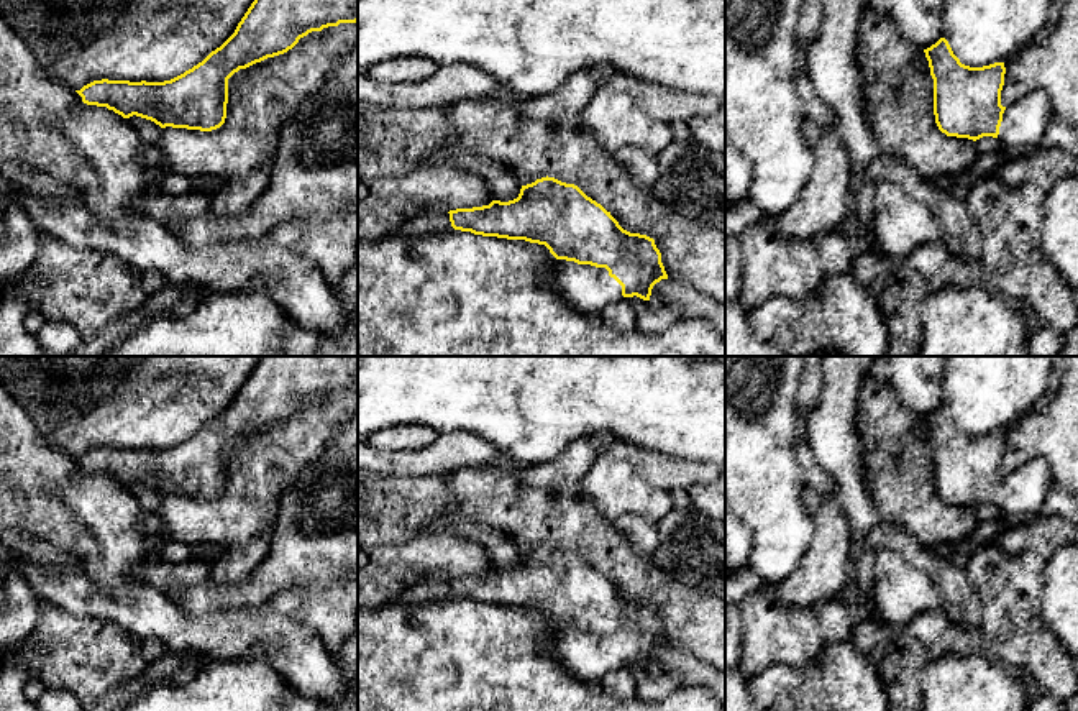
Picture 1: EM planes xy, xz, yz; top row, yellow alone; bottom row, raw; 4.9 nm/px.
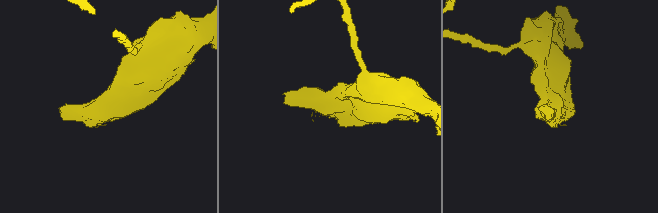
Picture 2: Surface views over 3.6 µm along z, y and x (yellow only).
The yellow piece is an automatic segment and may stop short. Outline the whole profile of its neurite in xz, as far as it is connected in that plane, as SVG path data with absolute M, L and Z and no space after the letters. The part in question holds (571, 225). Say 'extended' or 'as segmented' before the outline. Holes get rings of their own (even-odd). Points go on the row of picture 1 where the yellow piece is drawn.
extended | M548 176L522 186L514 200L492 200L489 205L450 212L428 210L407 220L389 236L420 236L451 230L545 245L558 259L555 289L586 315L601 314L605 305L633 296L650 300L653 286L668 279L653 238L624 230L610 212L578 186Z

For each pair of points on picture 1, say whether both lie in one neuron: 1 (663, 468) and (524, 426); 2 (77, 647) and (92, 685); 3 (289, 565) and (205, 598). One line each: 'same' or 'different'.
1: different
2: same
3: same

